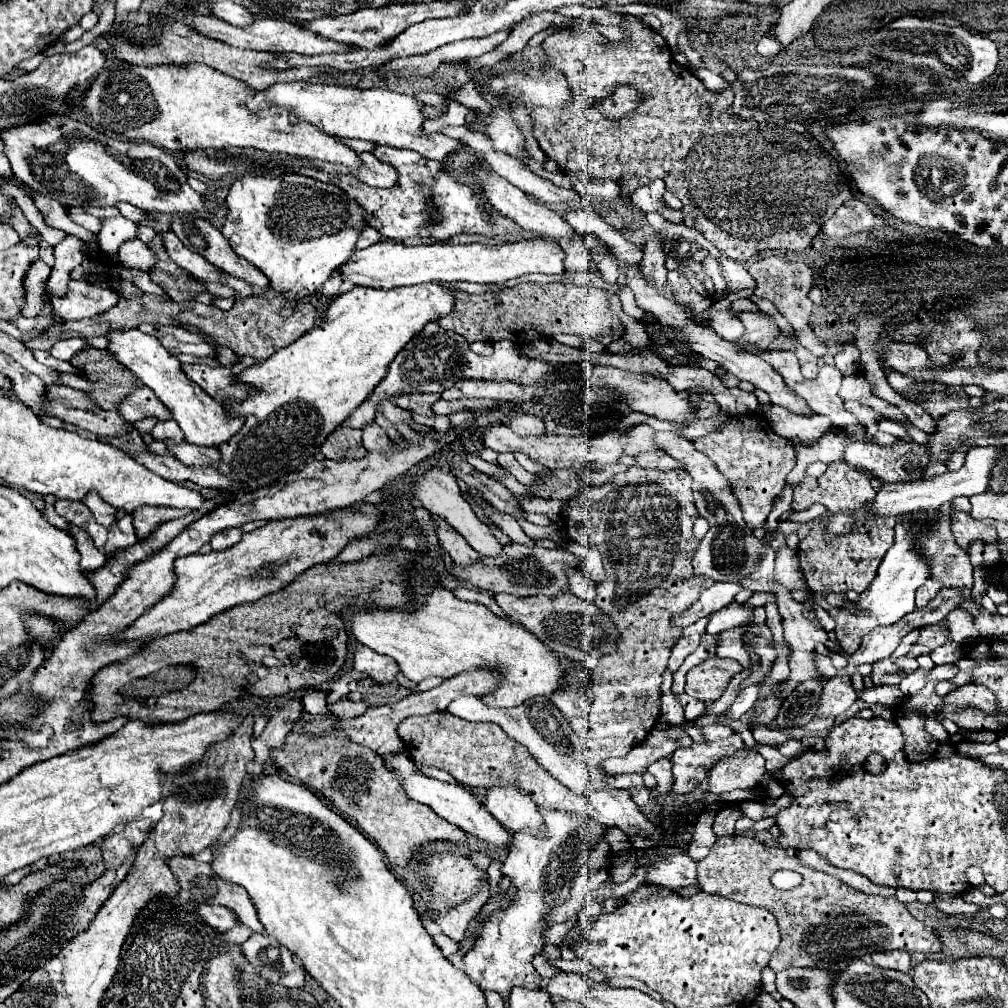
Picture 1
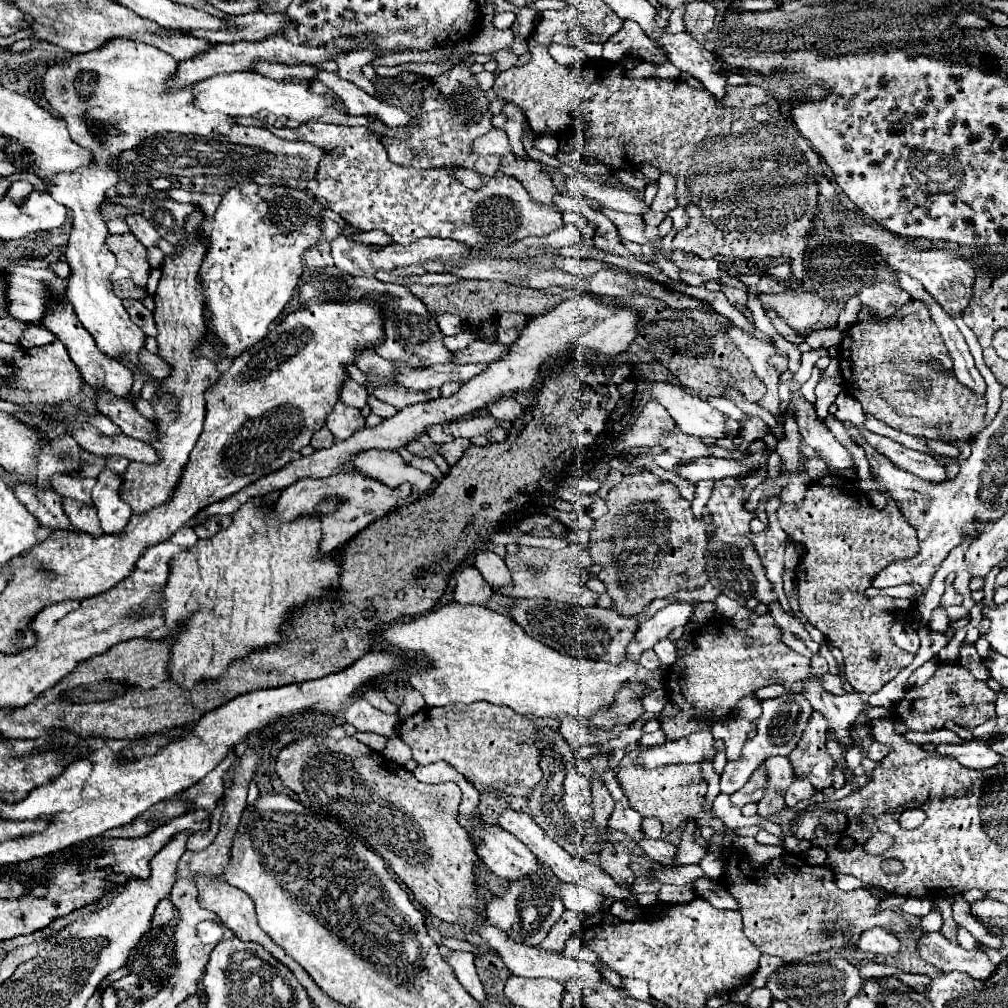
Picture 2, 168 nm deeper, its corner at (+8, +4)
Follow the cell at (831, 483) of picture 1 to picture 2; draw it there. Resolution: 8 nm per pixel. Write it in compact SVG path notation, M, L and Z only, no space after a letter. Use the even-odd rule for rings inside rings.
M826 476L808 488L802 502L782 504L778 508L778 520L780 520L782 530L790 534L794 542L804 546L802 562L796 568L798 602L800 602L802 614L808 618L808 622L814 628L818 628L828 638L832 646L842 650L844 660L846 660L846 680L858 692L874 694L886 682L894 680L902 668L912 663L914 655L895 644L890 636L890 626L896 622L912 622L914 614L910 610L891 612L875 608L869 605L868 598L864 596L864 590L872 586L874 576L882 572L888 564L914 558L920 552L920 548L918 548L916 530L904 520L898 506L890 500L890 494L886 496L888 498L886 510L876 510L864 496L866 494L854 482L838 480L836 476Z

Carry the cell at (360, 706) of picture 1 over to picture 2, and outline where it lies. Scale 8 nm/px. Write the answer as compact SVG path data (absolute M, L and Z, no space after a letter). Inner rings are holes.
M356 698L344 712L344 720L360 732L374 732L388 738L396 738L396 726L400 724L398 716L388 716L368 704L364 698Z

